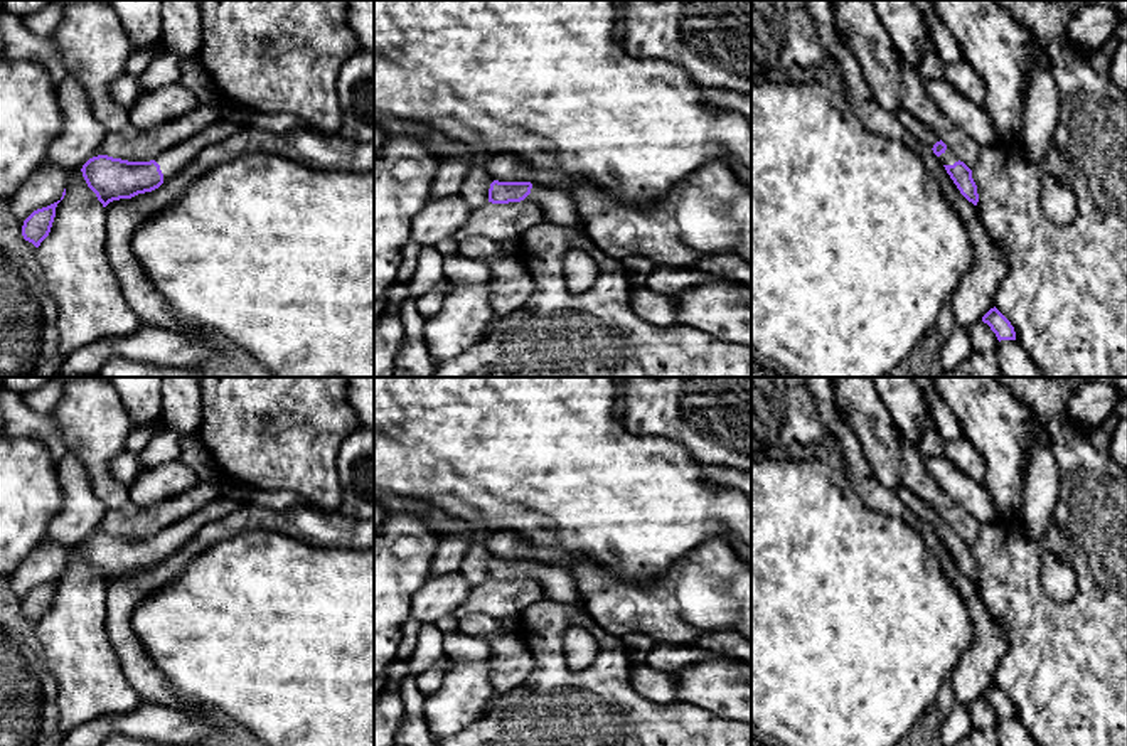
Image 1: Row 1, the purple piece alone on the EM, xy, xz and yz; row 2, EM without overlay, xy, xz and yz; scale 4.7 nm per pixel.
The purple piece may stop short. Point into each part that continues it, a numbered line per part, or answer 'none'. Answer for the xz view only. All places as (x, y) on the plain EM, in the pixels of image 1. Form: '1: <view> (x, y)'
1: xz (558, 581)

